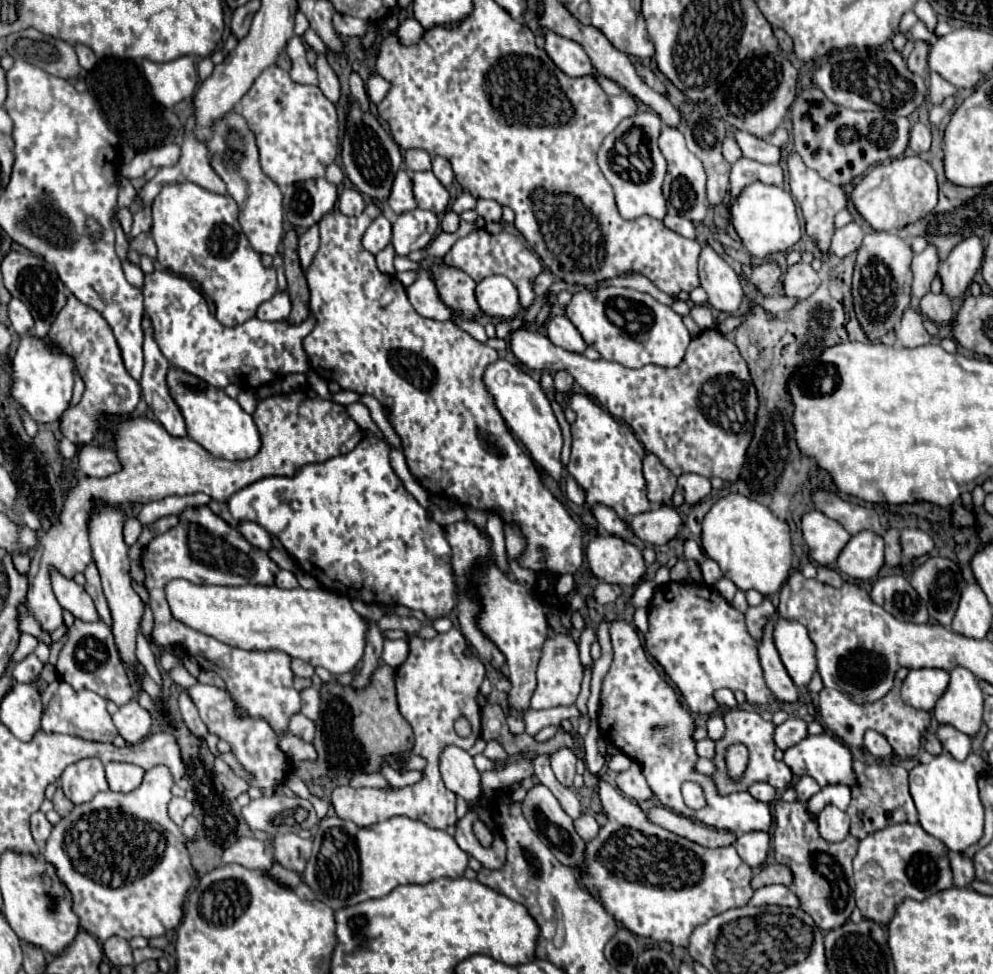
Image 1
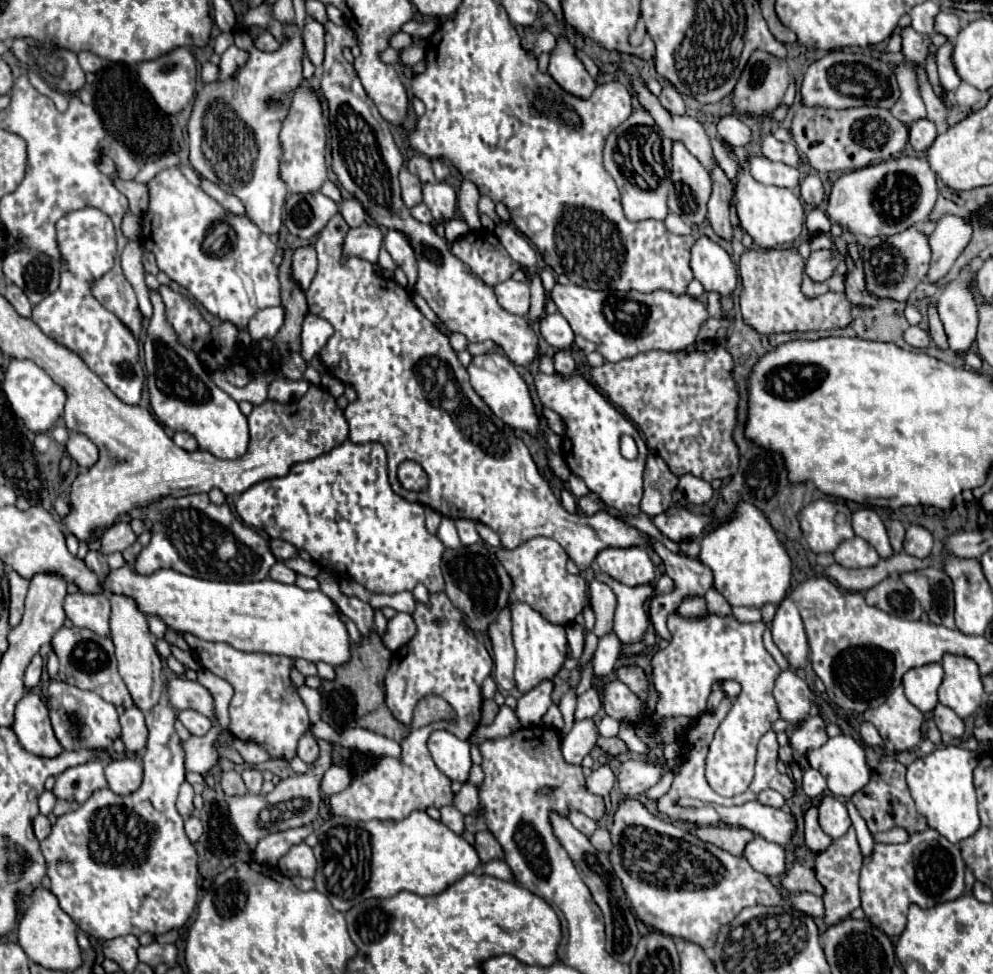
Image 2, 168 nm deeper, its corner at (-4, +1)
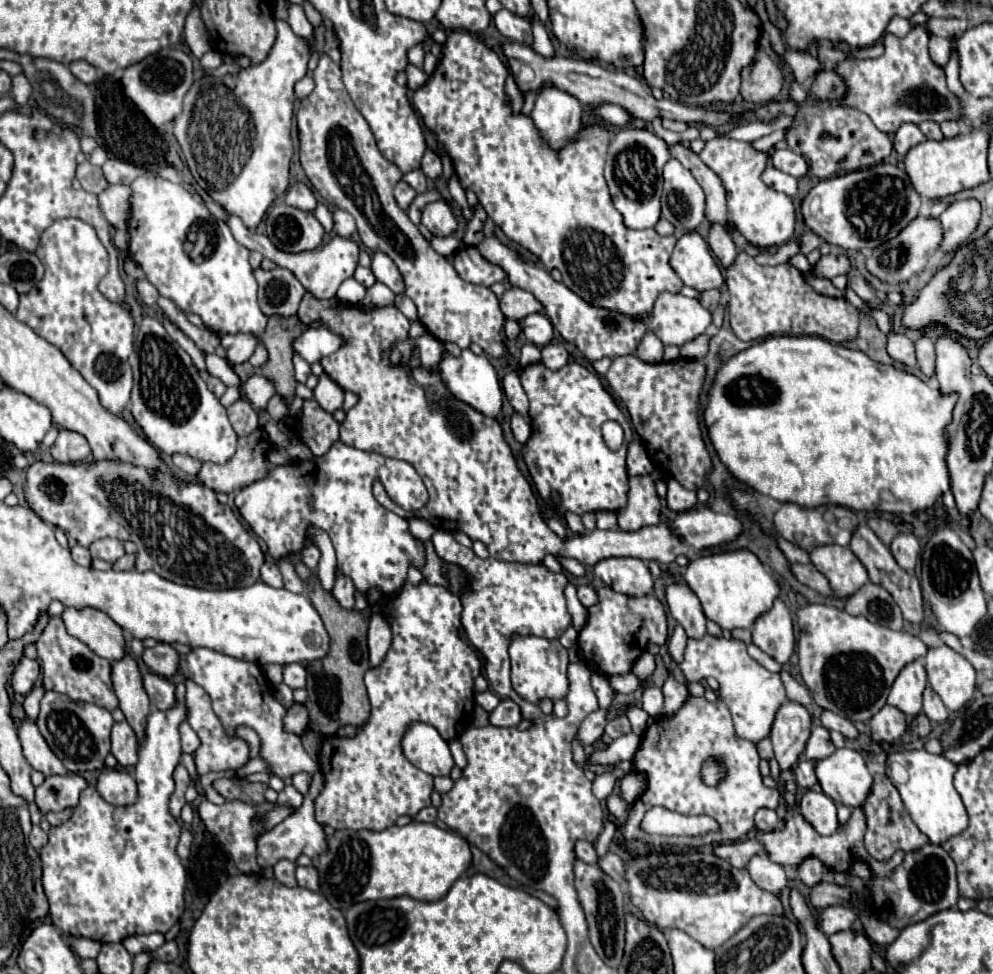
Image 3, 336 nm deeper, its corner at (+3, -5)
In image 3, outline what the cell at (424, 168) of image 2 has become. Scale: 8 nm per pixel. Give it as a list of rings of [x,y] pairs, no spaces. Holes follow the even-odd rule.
[[[420,169],[410,171],[410,173],[404,173],[404,181],[406,181],[410,187],[414,187],[416,193],[422,193],[422,191],[428,189],[428,179],[426,179],[426,175],[424,175]]]

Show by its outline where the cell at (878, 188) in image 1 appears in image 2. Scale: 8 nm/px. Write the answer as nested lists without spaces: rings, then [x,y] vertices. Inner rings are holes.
[[[897,157],[841,175],[829,193],[829,217],[853,235],[895,235],[929,217],[937,201],[935,173],[923,157]]]

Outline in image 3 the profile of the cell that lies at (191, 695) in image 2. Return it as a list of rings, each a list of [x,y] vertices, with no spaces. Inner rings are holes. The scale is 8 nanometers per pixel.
[[[144,671],[142,673],[142,683],[144,683],[146,695],[150,697],[150,703],[156,709],[166,711],[174,705],[174,685],[168,679],[162,679],[160,675]]]

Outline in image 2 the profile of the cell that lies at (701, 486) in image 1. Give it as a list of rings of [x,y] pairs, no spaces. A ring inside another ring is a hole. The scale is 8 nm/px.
[[[683,475],[679,479],[677,489],[685,495],[687,503],[693,503],[693,505],[703,505],[713,497],[711,483],[701,479],[701,477],[695,477],[695,475]]]

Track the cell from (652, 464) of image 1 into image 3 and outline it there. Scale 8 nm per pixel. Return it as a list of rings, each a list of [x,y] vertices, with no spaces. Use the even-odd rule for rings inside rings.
[[[654,471],[644,477],[630,477],[628,481],[628,503],[616,511],[618,527],[622,531],[638,531],[646,525],[656,525],[660,519],[660,499],[656,495],[654,481],[660,473]]]

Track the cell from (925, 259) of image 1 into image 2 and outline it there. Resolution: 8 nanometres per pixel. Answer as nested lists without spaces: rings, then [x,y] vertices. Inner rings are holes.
[[[943,217],[937,229],[929,235],[931,247],[931,267],[927,273],[929,283],[937,283],[951,269],[959,253],[967,247],[971,239],[971,225],[959,217]]]

